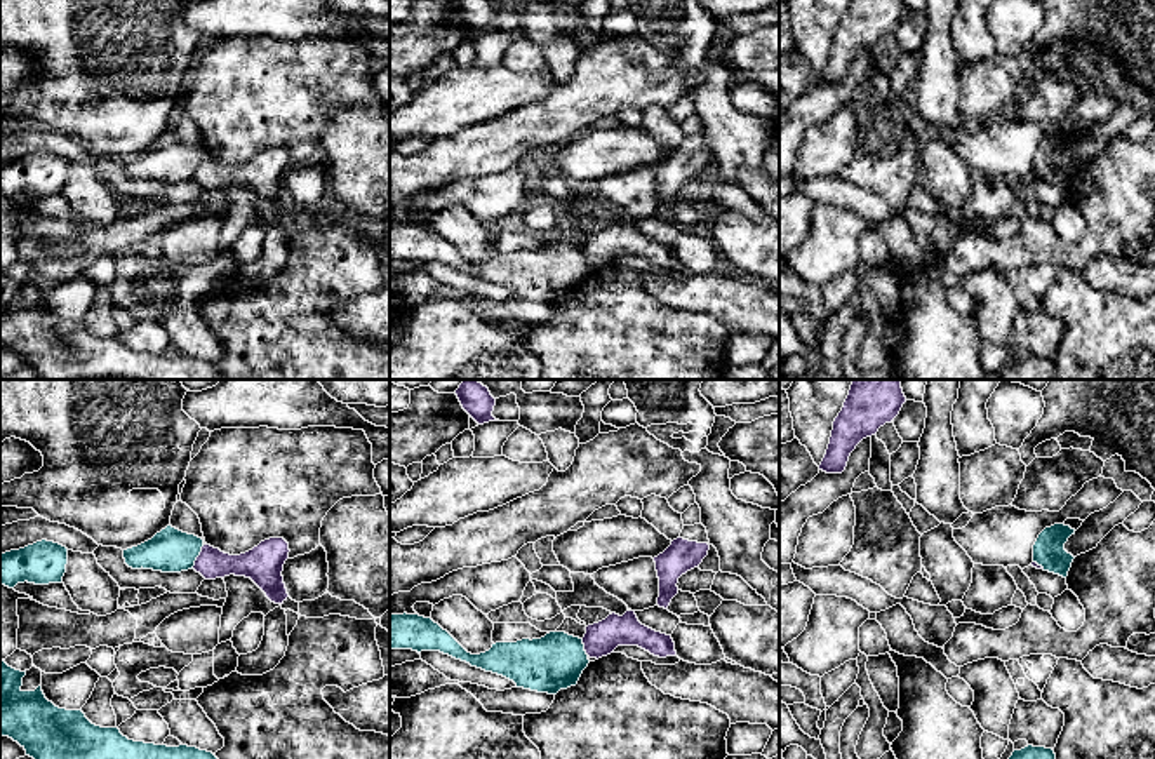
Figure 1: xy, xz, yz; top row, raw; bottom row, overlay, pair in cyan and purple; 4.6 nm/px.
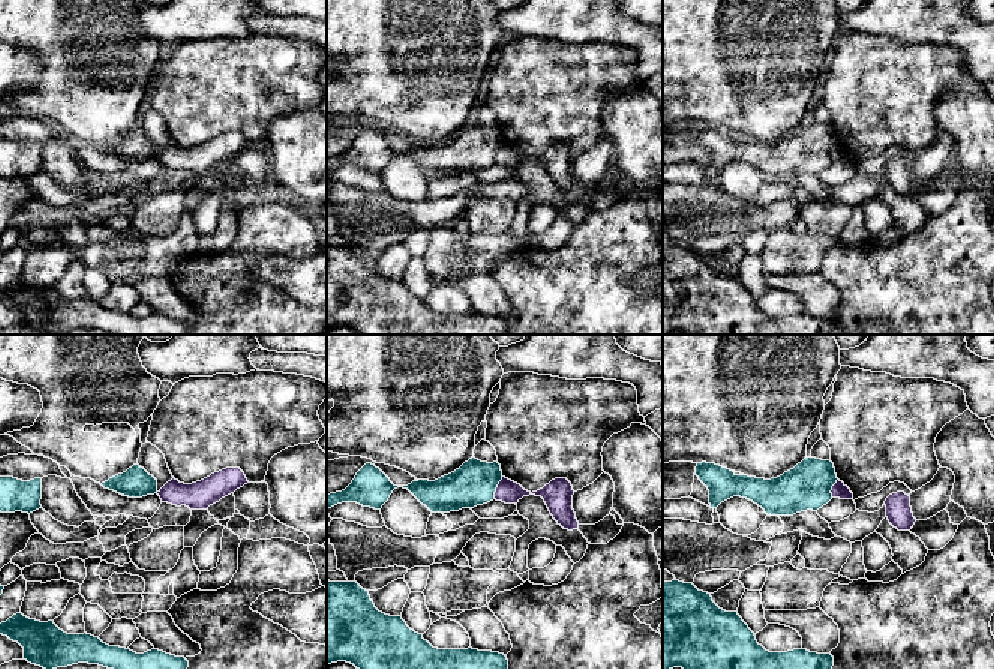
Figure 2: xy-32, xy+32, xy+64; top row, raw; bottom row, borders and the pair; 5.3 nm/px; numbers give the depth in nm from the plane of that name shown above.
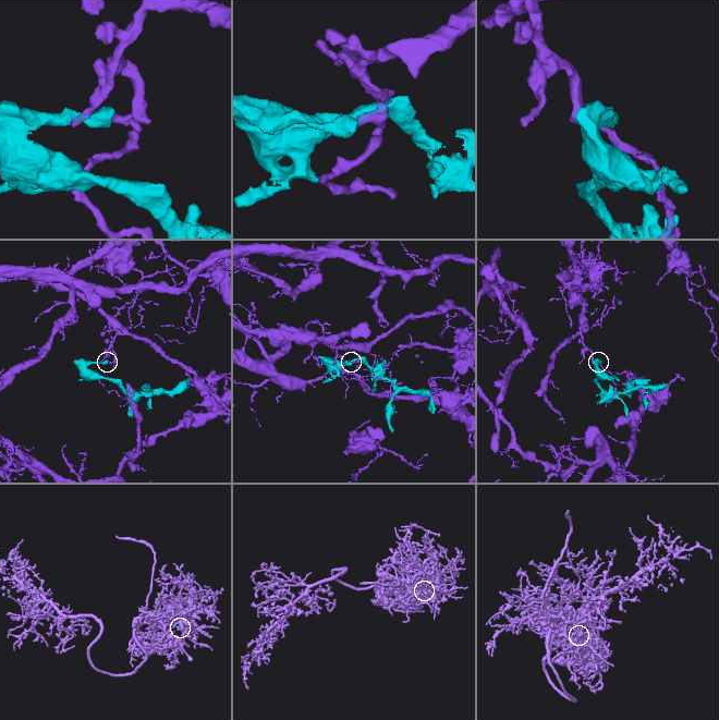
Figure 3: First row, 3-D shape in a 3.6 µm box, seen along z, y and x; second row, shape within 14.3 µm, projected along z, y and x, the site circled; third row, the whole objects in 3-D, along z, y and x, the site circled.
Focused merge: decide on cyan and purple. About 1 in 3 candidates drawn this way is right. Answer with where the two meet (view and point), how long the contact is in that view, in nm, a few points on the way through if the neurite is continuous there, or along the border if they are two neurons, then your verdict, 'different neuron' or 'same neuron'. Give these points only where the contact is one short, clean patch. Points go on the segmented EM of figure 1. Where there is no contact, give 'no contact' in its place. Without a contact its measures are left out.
meets cyan in xy at (197, 556); contact 130 nm long; different neuron

